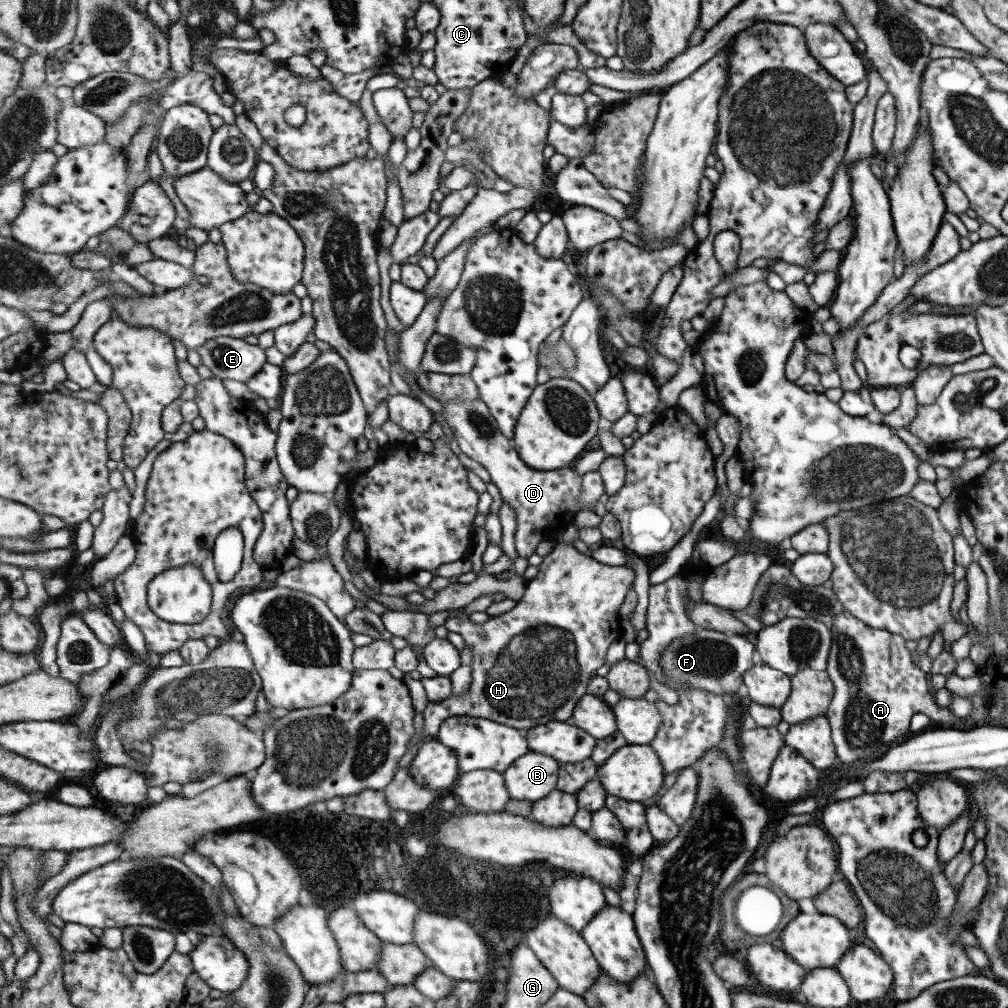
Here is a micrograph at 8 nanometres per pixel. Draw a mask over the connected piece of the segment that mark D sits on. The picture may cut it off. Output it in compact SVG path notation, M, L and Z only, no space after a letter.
M441 398L441 400L438 401L441 403L441 406L443 406L441 416L445 418L447 424L454 433L455 441L458 444L460 450L464 452L466 456L478 462L482 467L484 467L488 471L488 474L490 475L490 480L499 488L502 499L505 501L505 503L509 503L509 505L511 505L511 507L515 509L515 513L517 513L518 522L518 527L516 530L516 553L518 554L518 556L522 556L526 559L529 558L529 556L533 556L533 554L537 552L537 548L539 548L539 544L541 544L543 540L553 539L557 532L565 530L565 528L567 528L569 524L573 525L573 520L575 520L574 516L577 516L577 514L581 512L579 502L581 500L581 492L583 490L584 485L584 478L575 470L575 468L571 469L569 467L565 467L559 470L544 471L530 467L528 463L526 463L524 459L521 458L521 455L514 446L513 441L509 440L509 438L505 438L505 434L500 431L500 427L497 424L496 418L493 416L493 413L490 412L489 406L487 406L487 404L482 399L477 399L476 401L471 402L463 402L461 401L461 399L459 399L459 401L457 401L457 399L449 401L449 399Z

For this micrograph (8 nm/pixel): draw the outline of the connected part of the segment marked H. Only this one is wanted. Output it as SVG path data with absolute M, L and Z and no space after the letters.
M556 543L553 550L543 558L542 563L539 565L537 575L529 580L528 587L525 596L518 601L513 610L500 614L498 617L490 617L485 624L477 624L473 622L469 614L457 613L457 615L451 615L444 622L445 628L451 632L456 632L463 636L466 646L471 648L474 659L472 662L473 667L473 682L469 687L469 690L464 695L451 695L448 699L442 700L438 703L429 703L425 709L425 728L419 735L415 734L408 746L409 752L411 748L414 748L418 744L419 739L429 741L436 740L441 729L443 729L454 717L469 716L486 718L501 724L517 727L519 730L532 729L534 726L547 725L553 721L565 722L570 720L573 713L576 710L576 706L579 704L581 698L585 696L585 693L589 692L590 681L595 674L595 670L599 670L601 666L605 666L605 656L607 656L607 650L613 642L617 641L622 636L621 628L621 607L627 603L627 596L629 590L633 588L633 582L635 582L635 572L629 565L615 566L609 563L599 562L594 556L579 552L577 548L572 545L565 545L563 543Z

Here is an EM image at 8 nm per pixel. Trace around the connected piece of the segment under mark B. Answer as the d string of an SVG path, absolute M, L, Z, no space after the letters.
M533 750L504 772L512 798L536 803L558 788L560 766L556 758Z

